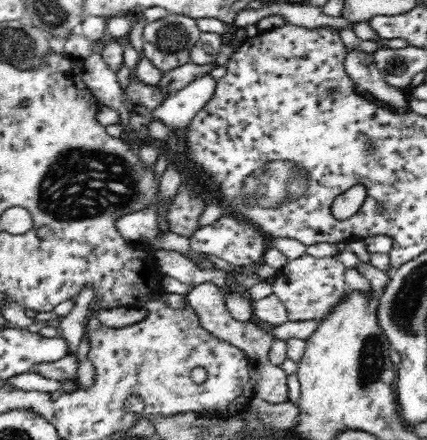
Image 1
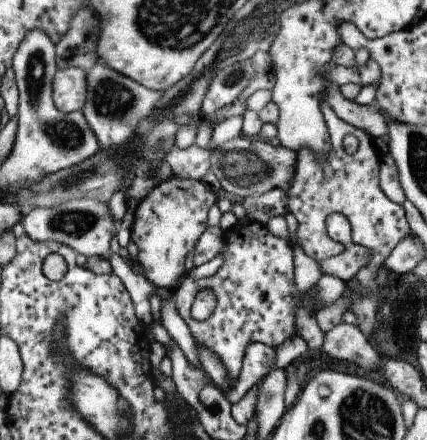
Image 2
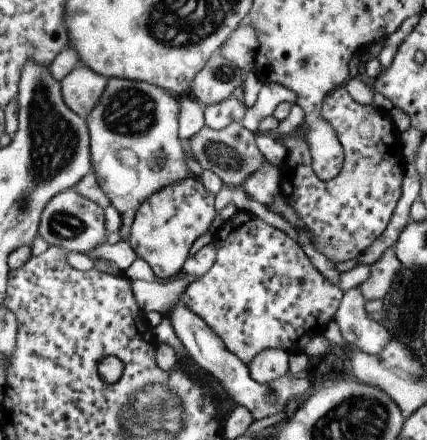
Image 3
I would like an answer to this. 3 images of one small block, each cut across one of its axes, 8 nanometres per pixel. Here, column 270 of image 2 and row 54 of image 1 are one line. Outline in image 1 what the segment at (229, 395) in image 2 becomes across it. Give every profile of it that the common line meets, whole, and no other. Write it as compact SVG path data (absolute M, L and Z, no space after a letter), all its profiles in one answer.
M348 50L346 54L346 72L350 74L350 78L354 80L354 84L358 88L362 88L366 94L372 94L376 100L388 104L388 108L392 110L408 110L408 98L406 94L402 94L398 88L386 84L384 76L380 74L380 70L374 64L372 54L362 52L362 50Z

